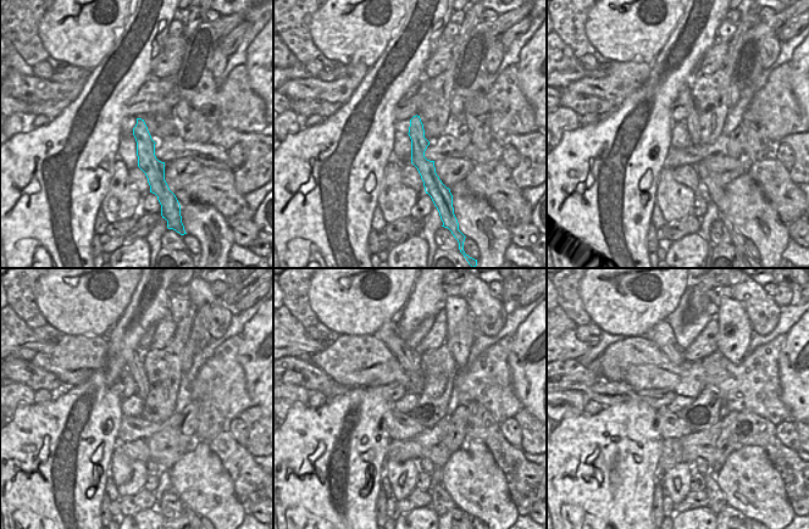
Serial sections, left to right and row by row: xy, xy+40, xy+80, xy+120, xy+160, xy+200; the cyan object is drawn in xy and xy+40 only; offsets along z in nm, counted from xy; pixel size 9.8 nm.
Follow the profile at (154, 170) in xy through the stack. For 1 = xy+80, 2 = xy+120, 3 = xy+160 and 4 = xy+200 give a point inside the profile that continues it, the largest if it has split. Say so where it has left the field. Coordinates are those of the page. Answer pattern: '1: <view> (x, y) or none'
1: xy+80 (711, 191)
2: xy+120 (133, 358)
3: xy+160 (388, 333)
4: xy+200 (661, 333)

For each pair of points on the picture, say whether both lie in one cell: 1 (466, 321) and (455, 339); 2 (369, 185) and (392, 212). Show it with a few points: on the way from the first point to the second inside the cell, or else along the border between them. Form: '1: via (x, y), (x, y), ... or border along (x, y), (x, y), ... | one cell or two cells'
1: via (463, 326), (460, 334) | one cell
2: border along (384, 168), (384, 184), (377, 198), (376, 206) | two cells

